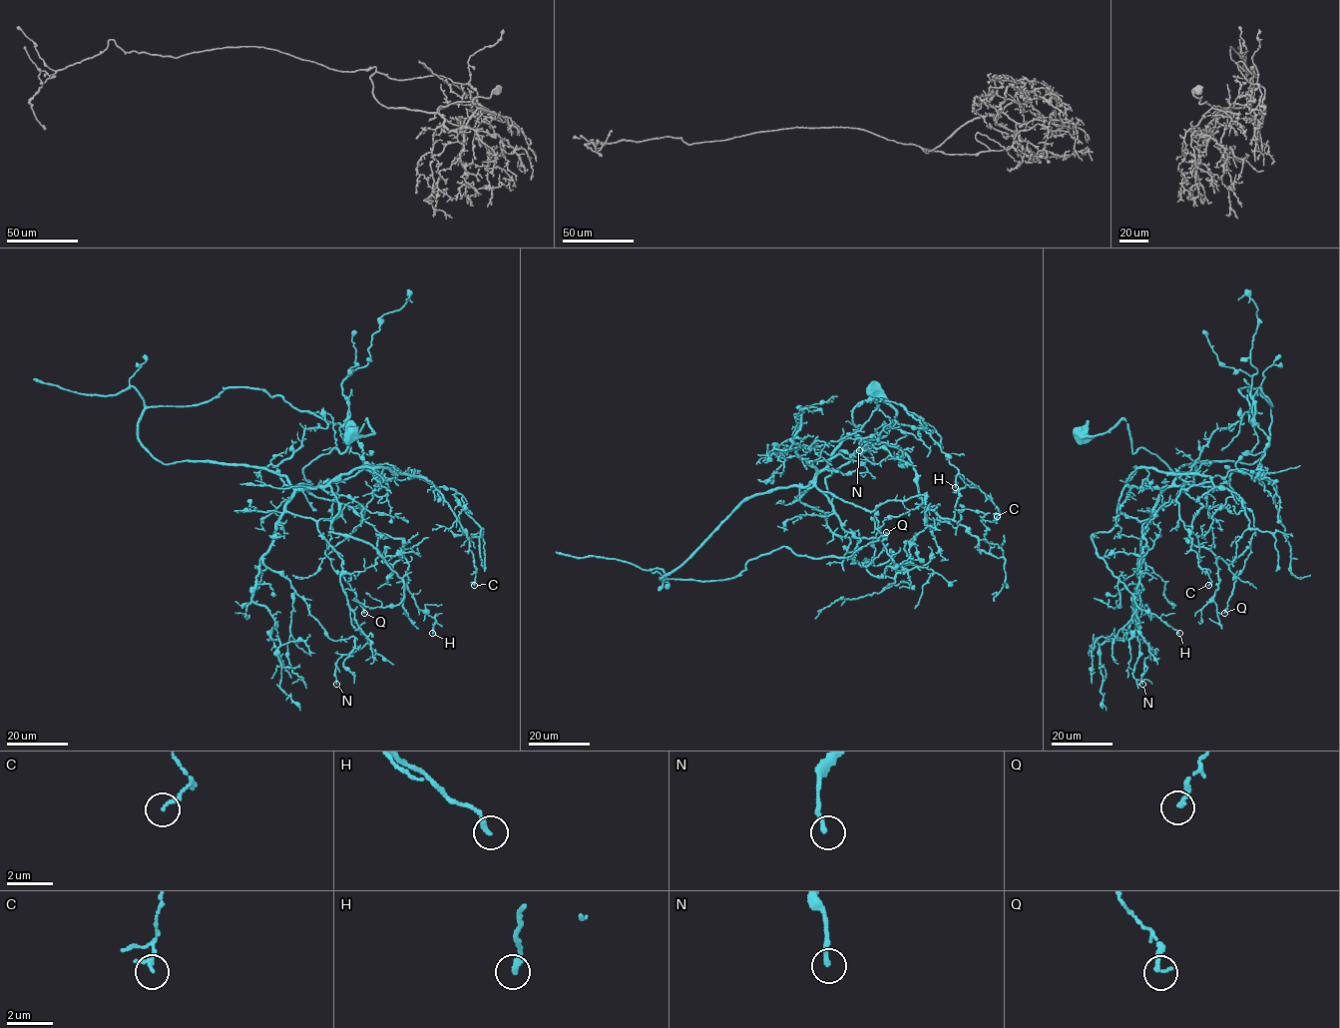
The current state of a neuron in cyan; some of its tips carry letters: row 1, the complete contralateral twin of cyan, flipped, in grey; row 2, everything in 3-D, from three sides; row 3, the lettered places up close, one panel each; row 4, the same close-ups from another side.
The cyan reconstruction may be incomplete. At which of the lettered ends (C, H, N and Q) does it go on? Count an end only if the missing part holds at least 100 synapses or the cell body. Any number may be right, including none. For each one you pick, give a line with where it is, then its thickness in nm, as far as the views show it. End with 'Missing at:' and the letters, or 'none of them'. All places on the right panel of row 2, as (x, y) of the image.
Missing at: none of them

